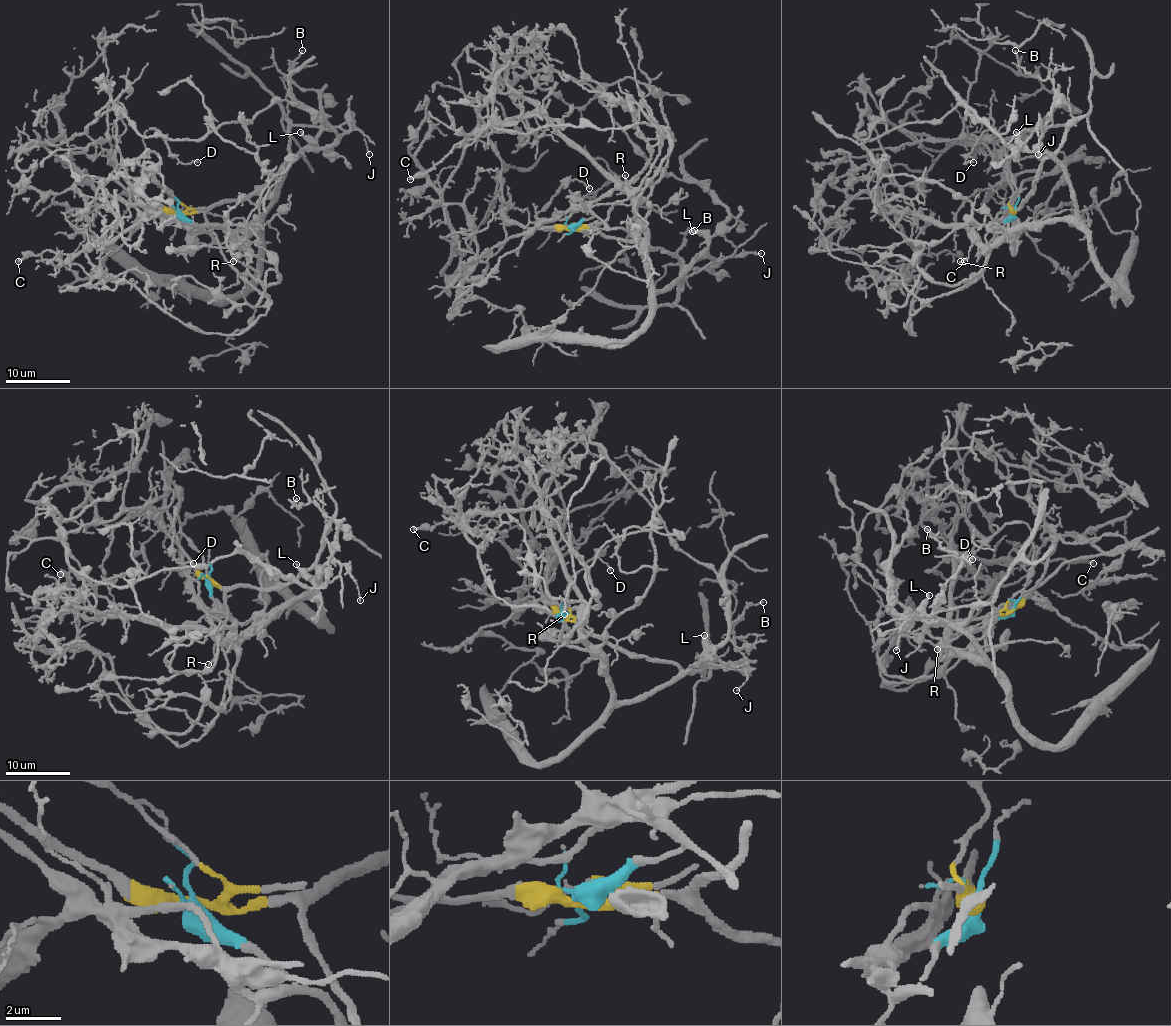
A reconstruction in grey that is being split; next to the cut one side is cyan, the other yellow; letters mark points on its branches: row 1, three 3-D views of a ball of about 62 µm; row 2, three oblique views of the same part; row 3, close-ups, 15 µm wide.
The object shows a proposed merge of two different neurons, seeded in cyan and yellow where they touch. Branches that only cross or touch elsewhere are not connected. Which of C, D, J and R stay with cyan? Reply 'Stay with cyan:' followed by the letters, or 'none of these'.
Stay with cyan: C, R

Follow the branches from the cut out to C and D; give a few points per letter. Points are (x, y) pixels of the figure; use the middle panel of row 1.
C: (571, 229), (596, 216), (610, 227), (633, 230), (636, 211), (633, 201), (541, 113), (482, 128), (409, 179)
D: (571, 229), (578, 226), (560, 230), (544, 229), (536, 222), (535, 216), (573, 179), (581, 181), (589, 189)

